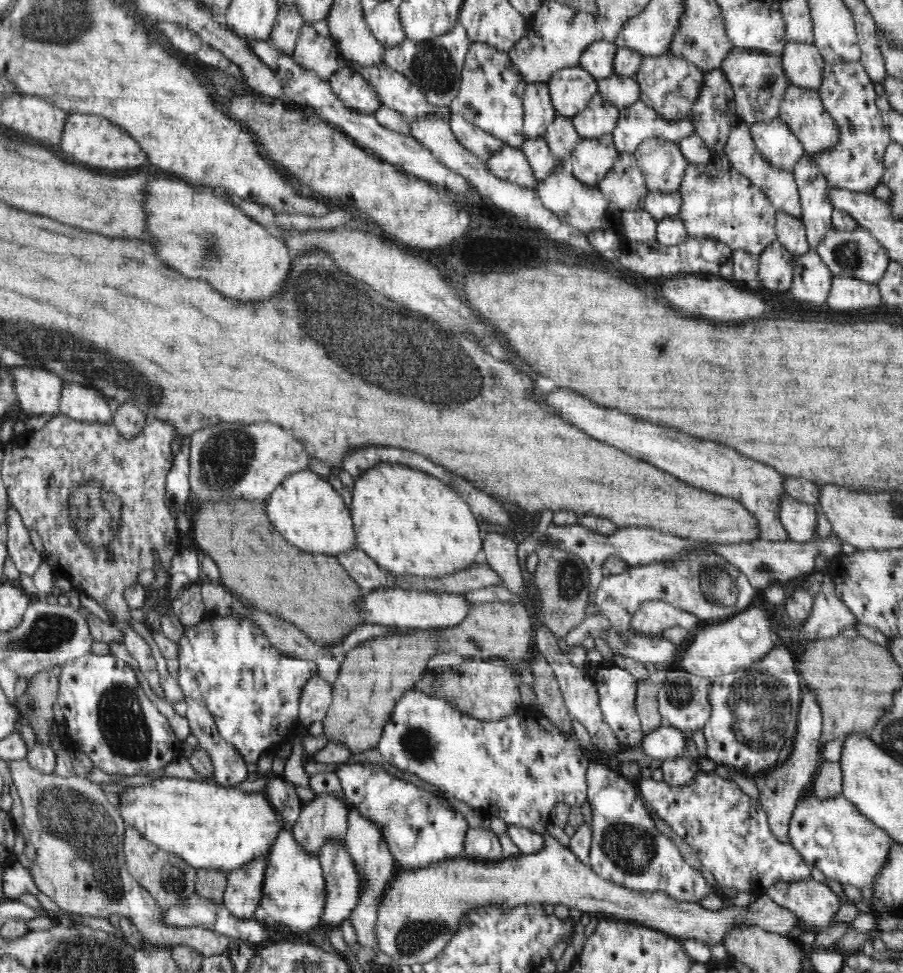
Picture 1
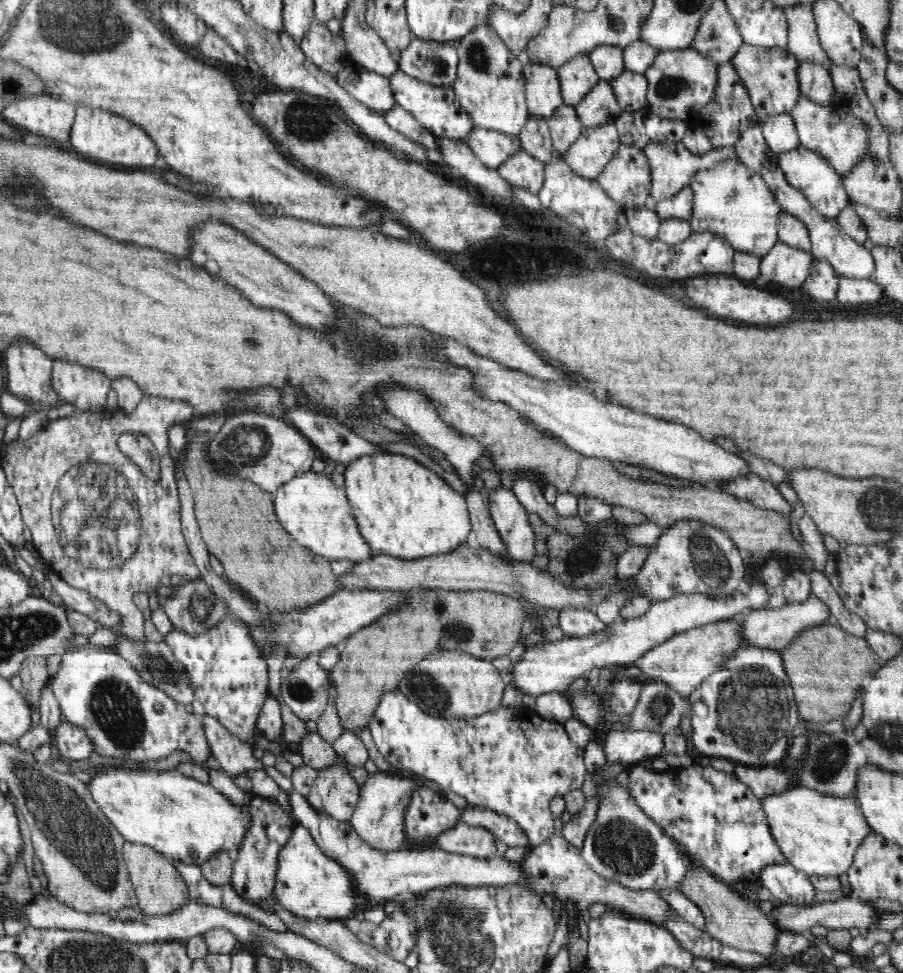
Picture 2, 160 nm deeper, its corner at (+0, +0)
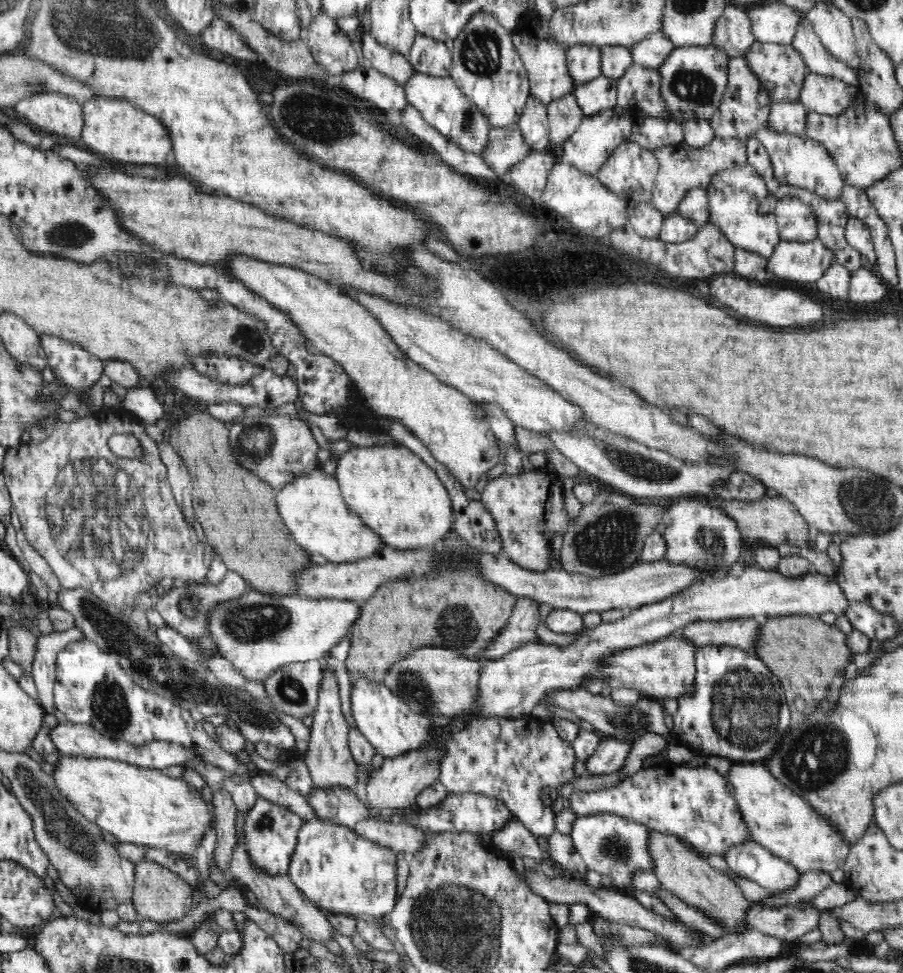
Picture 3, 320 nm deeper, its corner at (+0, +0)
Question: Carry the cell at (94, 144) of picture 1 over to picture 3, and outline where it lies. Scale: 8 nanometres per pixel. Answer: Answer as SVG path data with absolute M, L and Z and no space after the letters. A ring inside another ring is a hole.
M94 96L81 105L82 140L90 152L96 152L108 160L131 162L135 165L166 163L170 156L169 134L164 134L160 120L133 108L124 100Z

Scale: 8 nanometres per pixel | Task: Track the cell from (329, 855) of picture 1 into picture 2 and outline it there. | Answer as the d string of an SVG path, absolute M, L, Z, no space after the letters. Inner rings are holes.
M288 791L291 810L298 824L310 831L320 850L338 862L353 878L357 892L372 903L394 900L412 900L418 891L449 890L452 886L502 886L518 878L518 870L512 861L505 858L473 858L449 853L439 849L412 849L402 847L396 852L377 852L360 840L353 832L352 823L337 821L309 808L308 799L296 791Z

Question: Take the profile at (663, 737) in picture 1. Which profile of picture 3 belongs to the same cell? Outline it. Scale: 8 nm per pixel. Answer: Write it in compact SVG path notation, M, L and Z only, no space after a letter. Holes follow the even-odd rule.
M614 737L601 740L594 754L585 760L587 774L611 774L622 769L631 746L632 742L624 742Z

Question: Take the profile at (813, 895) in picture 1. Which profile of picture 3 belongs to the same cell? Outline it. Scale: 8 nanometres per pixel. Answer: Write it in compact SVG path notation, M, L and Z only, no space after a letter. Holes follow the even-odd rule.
M755 840L732 849L726 864L738 877L756 882L771 893L786 893L796 888L800 874L796 868L776 857Z

